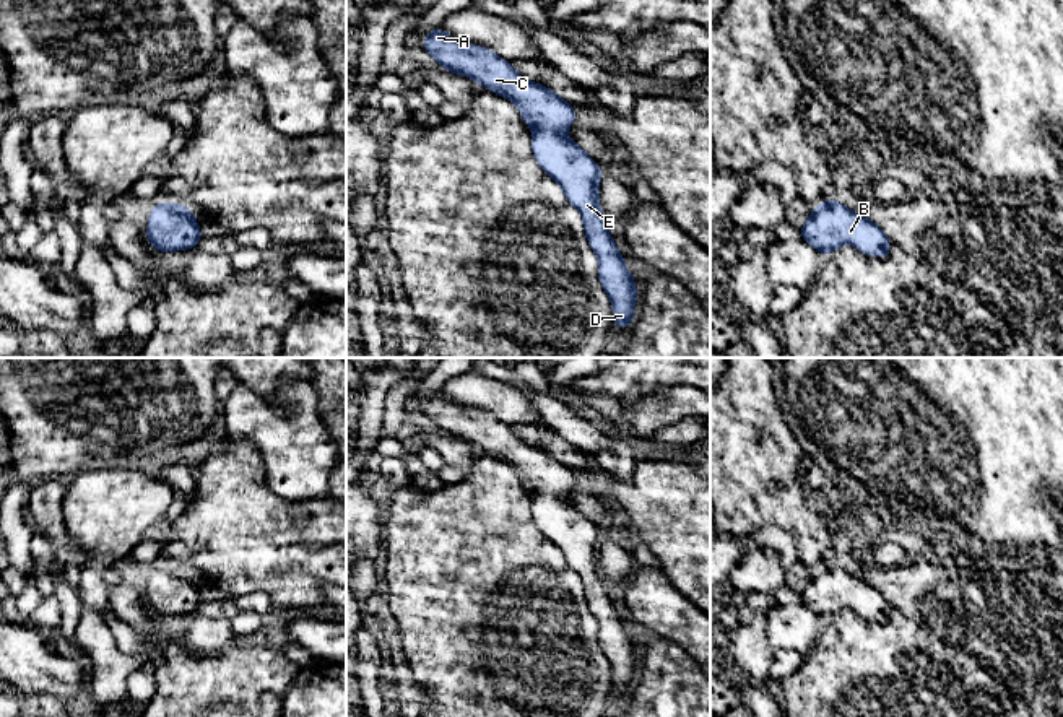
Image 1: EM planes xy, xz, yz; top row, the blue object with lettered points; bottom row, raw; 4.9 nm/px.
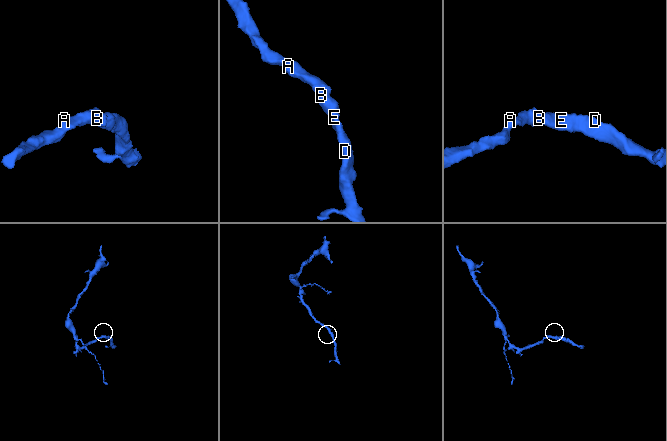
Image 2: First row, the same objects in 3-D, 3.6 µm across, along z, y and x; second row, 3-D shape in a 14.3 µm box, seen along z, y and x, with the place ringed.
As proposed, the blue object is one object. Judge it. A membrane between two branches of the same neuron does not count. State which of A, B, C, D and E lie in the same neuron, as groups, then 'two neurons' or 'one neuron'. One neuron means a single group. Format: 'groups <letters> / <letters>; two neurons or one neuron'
groups A B C D E; one neuron

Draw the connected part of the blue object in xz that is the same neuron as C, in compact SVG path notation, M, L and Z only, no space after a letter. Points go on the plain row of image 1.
M440 390L426 398L423 413L447 436L465 439L514 465L533 496L535 525L561 550L567 566L582 579L585 602L598 623L598 645L613 668L613 688L626 693L634 684L634 668L639 662L636 642L627 636L600 572L598 550L603 535L566 498L575 486L574 470L554 454L520 441L491 413L462 408Z

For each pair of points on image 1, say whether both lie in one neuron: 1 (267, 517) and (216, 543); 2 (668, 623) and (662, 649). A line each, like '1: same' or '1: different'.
1: same
2: different

